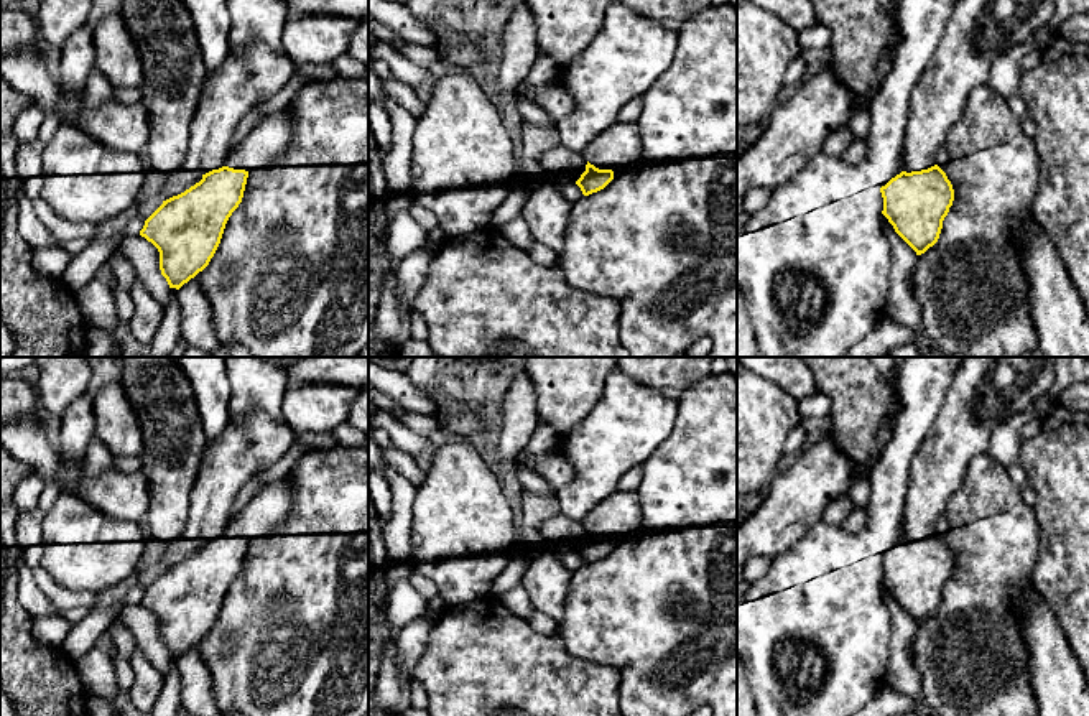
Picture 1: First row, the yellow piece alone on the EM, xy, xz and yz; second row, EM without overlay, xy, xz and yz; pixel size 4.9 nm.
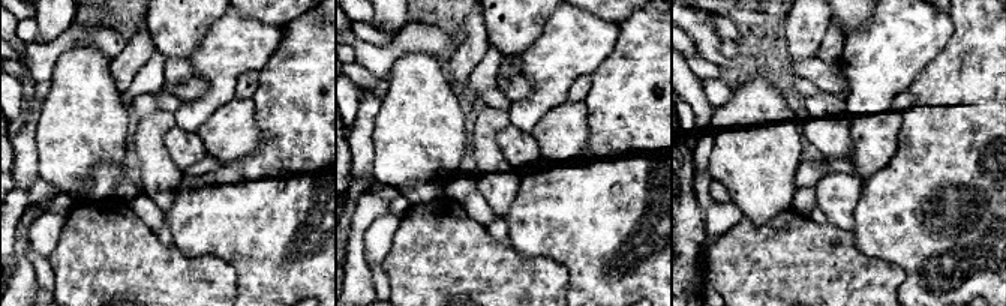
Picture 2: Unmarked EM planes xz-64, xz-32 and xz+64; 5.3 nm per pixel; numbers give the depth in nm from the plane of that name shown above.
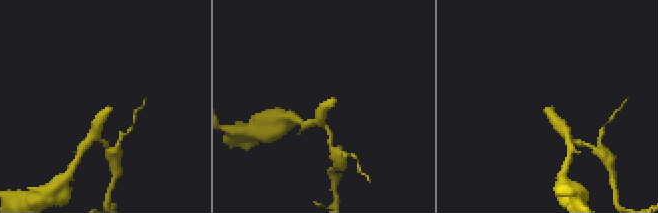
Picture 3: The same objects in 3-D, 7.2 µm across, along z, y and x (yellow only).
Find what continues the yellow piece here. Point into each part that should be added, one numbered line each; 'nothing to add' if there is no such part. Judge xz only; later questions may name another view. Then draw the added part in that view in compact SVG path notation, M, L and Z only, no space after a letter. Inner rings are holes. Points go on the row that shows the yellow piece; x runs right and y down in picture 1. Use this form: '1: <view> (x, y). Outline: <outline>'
1: xz (619, 147). Outline: M615 122L604 133L597 135L582 155L586 161L599 170L612 170L614 178L617 178L645 155L638 123Z

